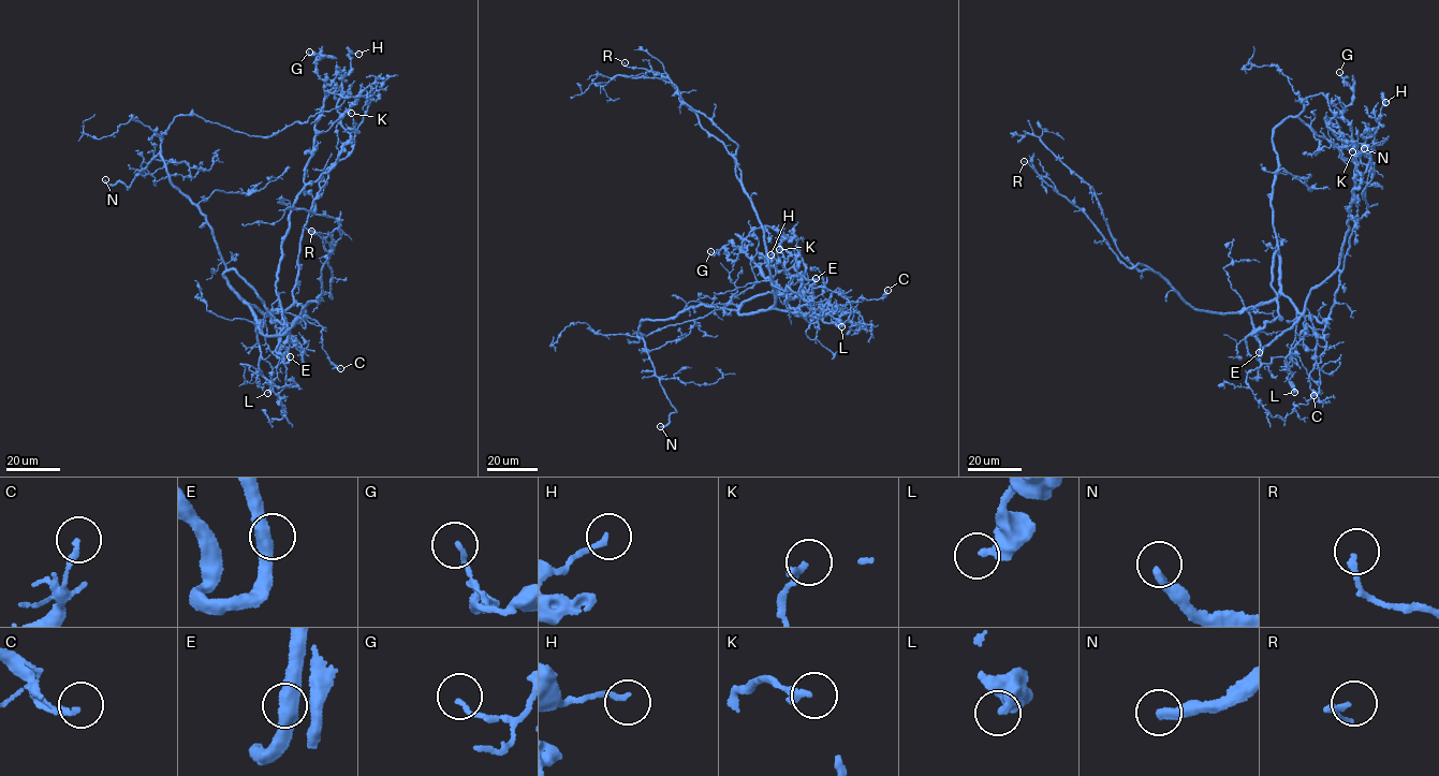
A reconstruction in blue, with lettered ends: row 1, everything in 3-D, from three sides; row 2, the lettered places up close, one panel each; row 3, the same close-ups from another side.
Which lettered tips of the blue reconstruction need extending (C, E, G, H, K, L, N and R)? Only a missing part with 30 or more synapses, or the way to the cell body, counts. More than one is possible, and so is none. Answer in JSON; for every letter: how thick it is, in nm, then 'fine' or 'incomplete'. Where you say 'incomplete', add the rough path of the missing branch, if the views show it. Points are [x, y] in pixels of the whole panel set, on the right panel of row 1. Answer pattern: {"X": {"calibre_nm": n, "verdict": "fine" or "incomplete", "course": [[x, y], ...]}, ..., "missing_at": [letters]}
{"C": {"calibre_nm": 190, "verdict": "fine"}, "E": {"calibre_nm": 460, "verdict": "fine"}, "G": {"calibre_nm": 130, "verdict": "fine"}, "H": {"calibre_nm": 180, "verdict": "fine"}, "K": {"calibre_nm": 240, "verdict": "fine"}, "L": {"calibre_nm": 400, "verdict": "fine"}, "N": {"calibre_nm": 280, "verdict": "incomplete", "course": [[1364, 148], [1366, 140], [1378, 130], [1377, 122], [1381, 126]]}, "R": {"calibre_nm": 170, "verdict": "fine"}, "missing_at": ["N"]}

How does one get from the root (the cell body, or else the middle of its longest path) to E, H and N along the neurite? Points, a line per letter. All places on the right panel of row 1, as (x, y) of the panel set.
E: (1278, 277), (1276, 251), (1271, 283), (1279, 312), (1252, 335), (1259, 341), (1259, 352)
H: (1278, 277), (1298, 311), (1323, 323), (1329, 318), (1357, 222), (1352, 190), (1362, 181), (1385, 102)
N: (1278, 277), (1273, 131), (1297, 116), (1337, 145), (1344, 157), (1359, 162), (1364, 148)

